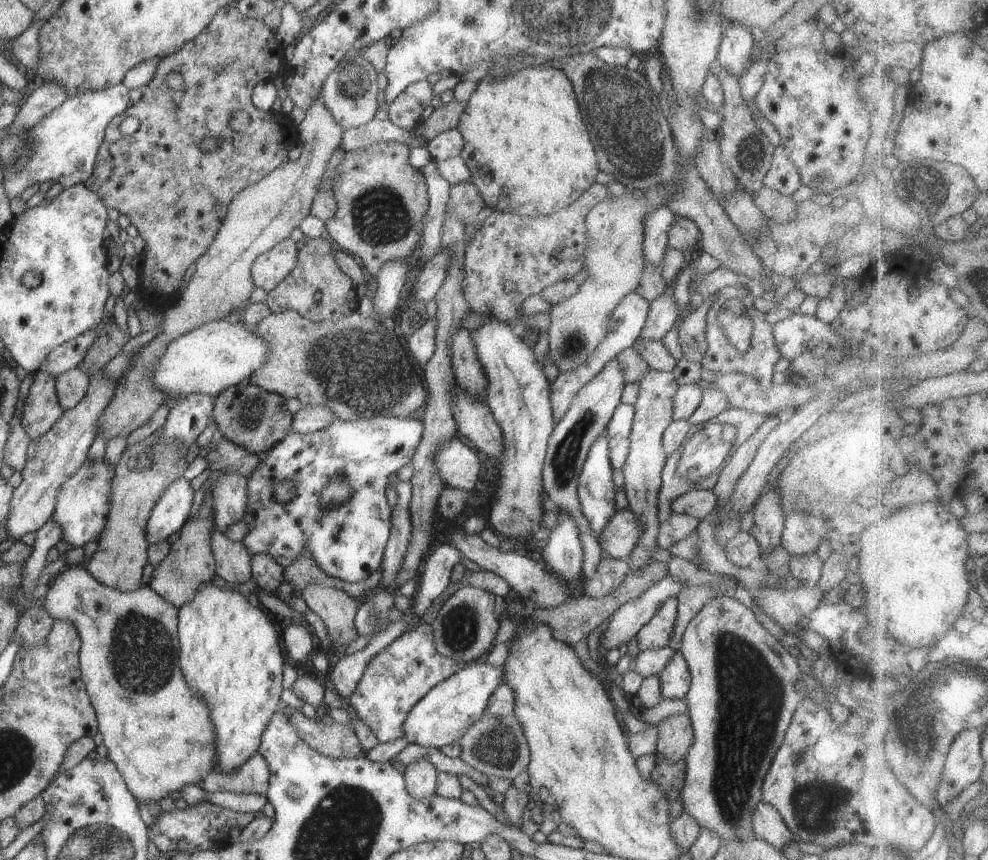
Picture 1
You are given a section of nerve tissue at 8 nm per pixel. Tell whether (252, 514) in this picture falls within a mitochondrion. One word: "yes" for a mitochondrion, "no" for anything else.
no

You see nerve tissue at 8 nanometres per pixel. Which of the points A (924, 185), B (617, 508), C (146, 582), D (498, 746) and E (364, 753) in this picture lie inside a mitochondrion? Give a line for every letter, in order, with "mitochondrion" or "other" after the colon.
A: mitochondrion
B: other
C: other
D: mitochondrion
E: other

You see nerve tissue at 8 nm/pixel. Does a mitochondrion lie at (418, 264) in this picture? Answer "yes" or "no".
no

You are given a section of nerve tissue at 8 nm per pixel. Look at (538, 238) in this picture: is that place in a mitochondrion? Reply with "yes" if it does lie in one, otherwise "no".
no

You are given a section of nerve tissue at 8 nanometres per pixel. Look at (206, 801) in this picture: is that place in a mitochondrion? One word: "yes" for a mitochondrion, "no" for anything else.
no

